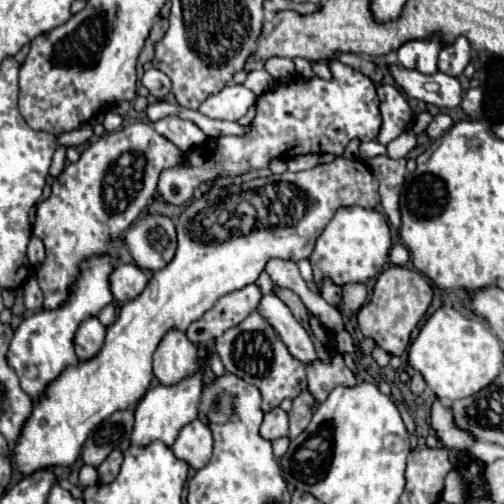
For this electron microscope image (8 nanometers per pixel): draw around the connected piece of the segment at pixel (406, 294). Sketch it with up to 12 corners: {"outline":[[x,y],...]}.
{"outline":[[390,266],[356,314],[358,328],[402,356],[432,302],[416,270]]}

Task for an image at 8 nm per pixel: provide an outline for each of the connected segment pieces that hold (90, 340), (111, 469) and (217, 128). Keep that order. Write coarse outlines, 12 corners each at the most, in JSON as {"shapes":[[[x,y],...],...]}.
{"shapes":[[[98,318],[80,324],[74,338],[80,362],[104,346],[106,328]],[[114,448],[98,466],[100,482],[112,482],[120,472],[122,450]],[[192,120],[206,136],[244,134],[248,126],[222,120]]]}

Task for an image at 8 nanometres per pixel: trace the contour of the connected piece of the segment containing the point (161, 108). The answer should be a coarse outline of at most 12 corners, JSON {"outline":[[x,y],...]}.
{"outline":[[156,102],[148,106],[148,118],[152,122],[172,116],[176,104]]}

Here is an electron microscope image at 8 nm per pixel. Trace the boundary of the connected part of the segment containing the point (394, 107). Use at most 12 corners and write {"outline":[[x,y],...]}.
{"outline":[[393,85],[378,86],[386,146],[412,126],[408,98]]}

